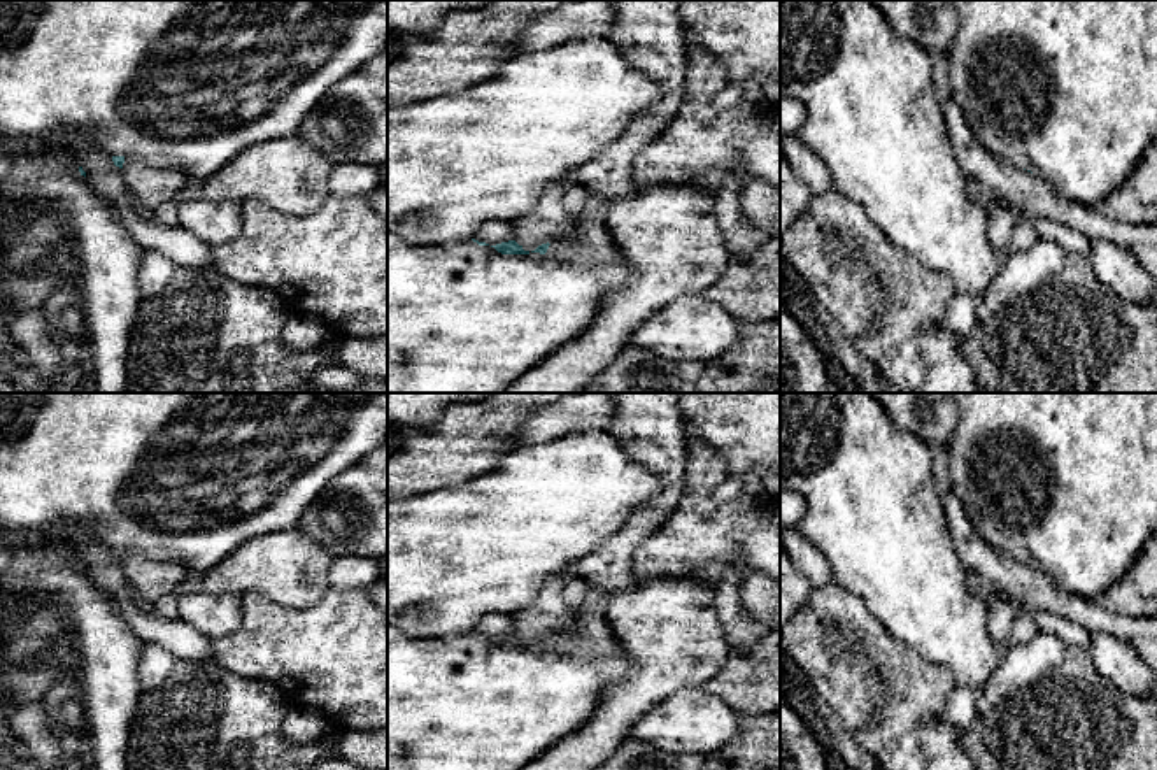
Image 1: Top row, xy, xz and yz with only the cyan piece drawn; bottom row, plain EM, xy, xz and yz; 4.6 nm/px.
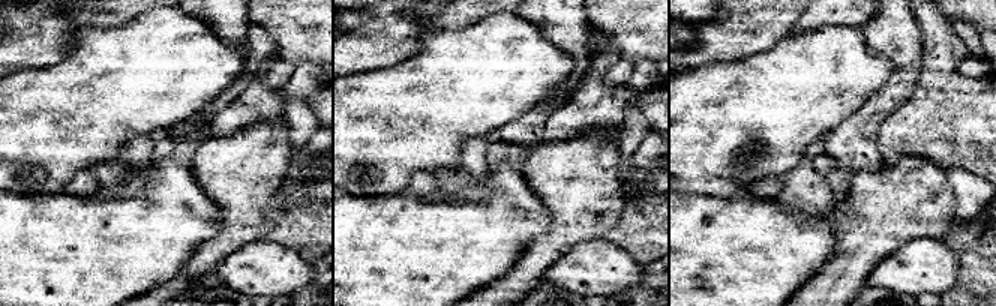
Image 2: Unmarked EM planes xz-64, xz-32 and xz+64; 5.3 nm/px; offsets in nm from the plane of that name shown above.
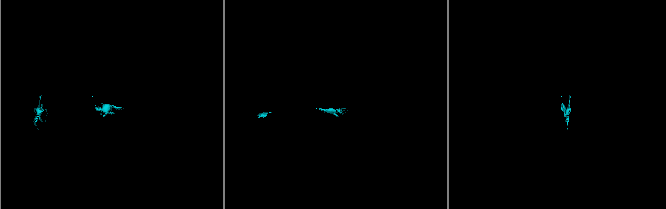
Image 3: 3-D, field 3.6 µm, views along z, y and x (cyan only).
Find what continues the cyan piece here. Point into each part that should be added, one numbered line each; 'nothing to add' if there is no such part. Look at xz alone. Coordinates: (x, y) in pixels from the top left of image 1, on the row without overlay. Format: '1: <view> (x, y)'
1: xz (458, 702)

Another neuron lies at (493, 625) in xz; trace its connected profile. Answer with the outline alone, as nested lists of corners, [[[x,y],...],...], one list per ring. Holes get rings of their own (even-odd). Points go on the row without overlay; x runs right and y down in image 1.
[[[489,612],[484,614],[479,621],[475,633],[496,638],[501,635],[514,633],[514,621],[510,614],[505,612]]]

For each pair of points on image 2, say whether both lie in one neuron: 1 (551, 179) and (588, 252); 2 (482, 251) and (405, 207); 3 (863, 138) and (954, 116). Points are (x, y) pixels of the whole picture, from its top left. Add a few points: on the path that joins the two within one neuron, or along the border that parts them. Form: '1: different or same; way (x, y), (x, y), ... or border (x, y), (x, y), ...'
1: different; border (602, 237), (579, 242), (554, 263)
2: same; way (462, 245), (443, 245), (425, 227)
3: different; border (900, 105), (879, 129), (881, 161)

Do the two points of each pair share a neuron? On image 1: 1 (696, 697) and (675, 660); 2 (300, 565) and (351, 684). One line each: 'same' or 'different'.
1: different
2: different

